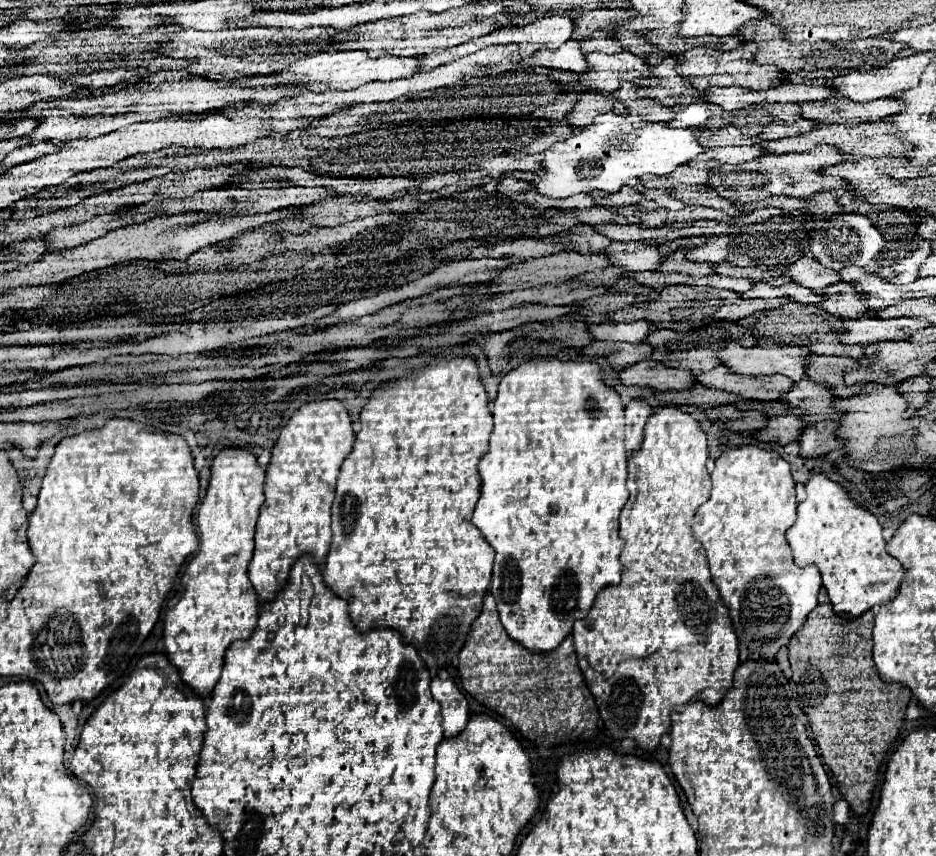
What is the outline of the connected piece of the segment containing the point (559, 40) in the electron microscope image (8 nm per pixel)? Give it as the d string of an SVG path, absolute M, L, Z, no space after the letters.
M570 11L564 15L542 17L524 27L502 27L484 37L478 37L476 45L464 43L464 49L458 51L462 57L462 53L472 53L472 49L480 49L480 45L492 45L492 41L512 41L514 45L548 45L548 49L558 49L574 33L576 15L576 11Z

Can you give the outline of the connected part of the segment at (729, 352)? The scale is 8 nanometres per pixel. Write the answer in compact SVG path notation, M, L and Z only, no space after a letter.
M728 343L716 353L720 365L738 375L786 375L792 381L800 381L804 375L802 361L808 357L806 347L740 347Z

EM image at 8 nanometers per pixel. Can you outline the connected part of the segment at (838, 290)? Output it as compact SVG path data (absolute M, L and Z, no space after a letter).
M830 285L824 295L822 301L818 303L818 307L822 311L828 311L830 315L838 315L838 317L862 317L862 315L874 315L872 311L868 311L860 299L860 295L854 291L854 287L850 285Z

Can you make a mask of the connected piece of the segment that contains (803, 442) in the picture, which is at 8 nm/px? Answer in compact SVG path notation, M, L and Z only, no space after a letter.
M820 421L820 423L808 425L798 437L798 443L800 443L798 455L808 459L808 457L820 457L834 449L842 449L844 443L834 435L836 427L838 427L836 421Z

